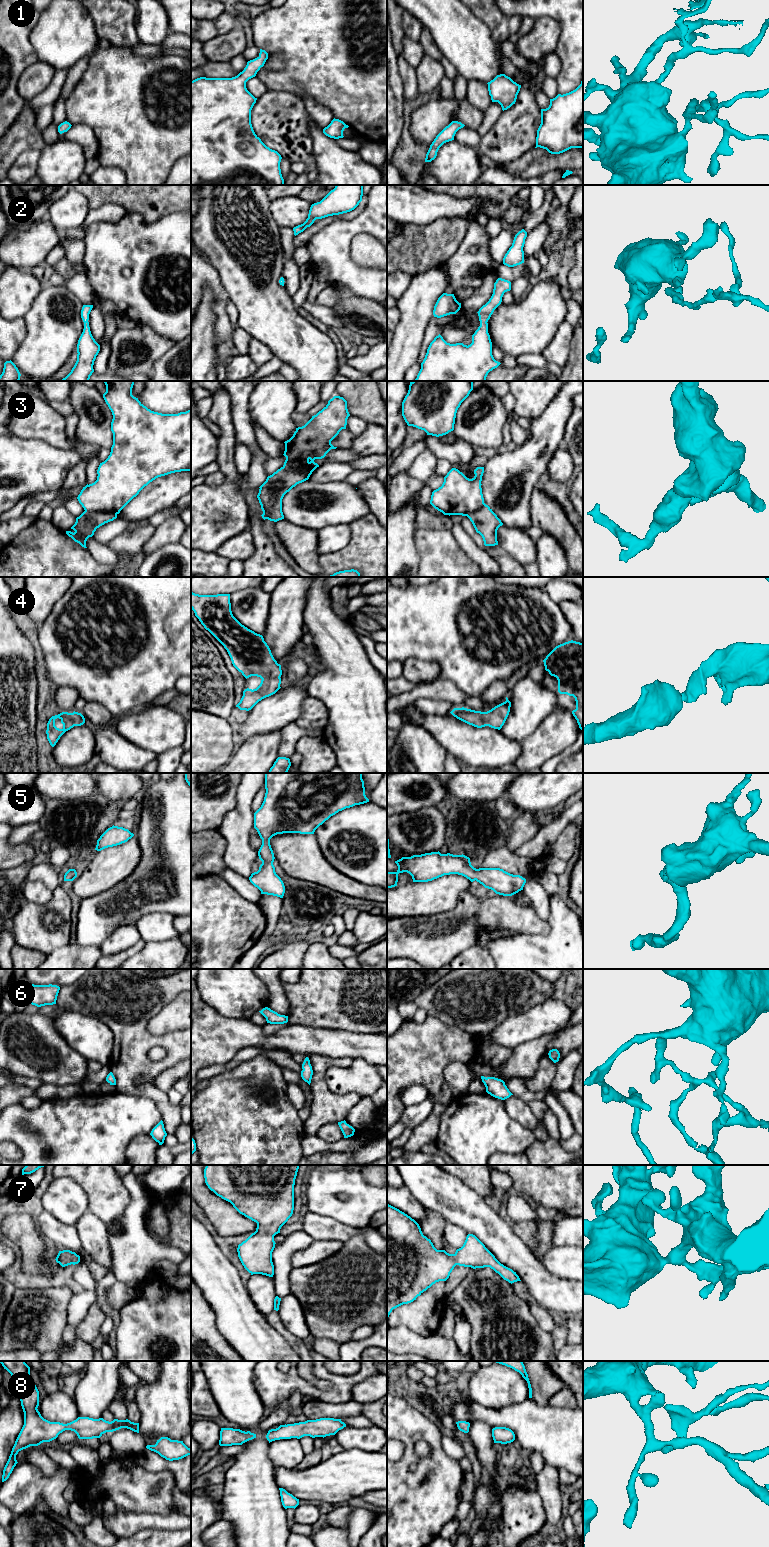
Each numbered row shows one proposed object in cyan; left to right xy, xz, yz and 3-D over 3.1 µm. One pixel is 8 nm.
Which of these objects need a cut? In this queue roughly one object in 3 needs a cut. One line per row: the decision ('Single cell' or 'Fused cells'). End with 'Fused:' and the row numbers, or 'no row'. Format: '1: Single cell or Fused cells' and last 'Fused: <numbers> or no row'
1: Single cell
2: Single cell
3: Fused cells
4: Single cell
5: Single cell
6: Single cell
7: Single cell
8: Single cell
Fused: 3

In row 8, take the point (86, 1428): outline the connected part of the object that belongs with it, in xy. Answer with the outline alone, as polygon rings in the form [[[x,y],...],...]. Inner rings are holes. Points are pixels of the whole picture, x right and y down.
[[[0,1361],[0,1363],[11,1374],[13,1381],[19,1387],[20,1401],[24,1412],[24,1425],[4,1467],[2,1482],[9,1478],[18,1463],[16,1455],[19,1451],[30,1446],[38,1446],[43,1442],[50,1442],[65,1430],[74,1431],[79,1439],[100,1438],[106,1432],[113,1432],[121,1428],[139,1433],[139,1423],[131,1422],[128,1419],[114,1419],[109,1422],[103,1418],[78,1417],[67,1424],[44,1419],[37,1409],[39,1391],[31,1379],[30,1367],[25,1361]]]

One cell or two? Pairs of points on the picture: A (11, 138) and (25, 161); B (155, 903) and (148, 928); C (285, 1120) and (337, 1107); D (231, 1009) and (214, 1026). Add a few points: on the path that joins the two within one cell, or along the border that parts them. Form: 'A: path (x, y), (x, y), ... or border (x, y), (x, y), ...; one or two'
A: border (40, 149), (23, 151), (10, 167); two
B: border (174, 916), (162, 912), (148, 912), (135, 925); two
C: border (303, 1121), (303, 1129), (306, 1134); two
D: border (204, 1003), (225, 1017), (244, 1018), (246, 1020); two

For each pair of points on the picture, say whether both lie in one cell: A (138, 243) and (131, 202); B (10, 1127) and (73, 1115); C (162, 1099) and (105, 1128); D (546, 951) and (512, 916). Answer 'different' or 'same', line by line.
A: different
B: same
C: different
D: different

